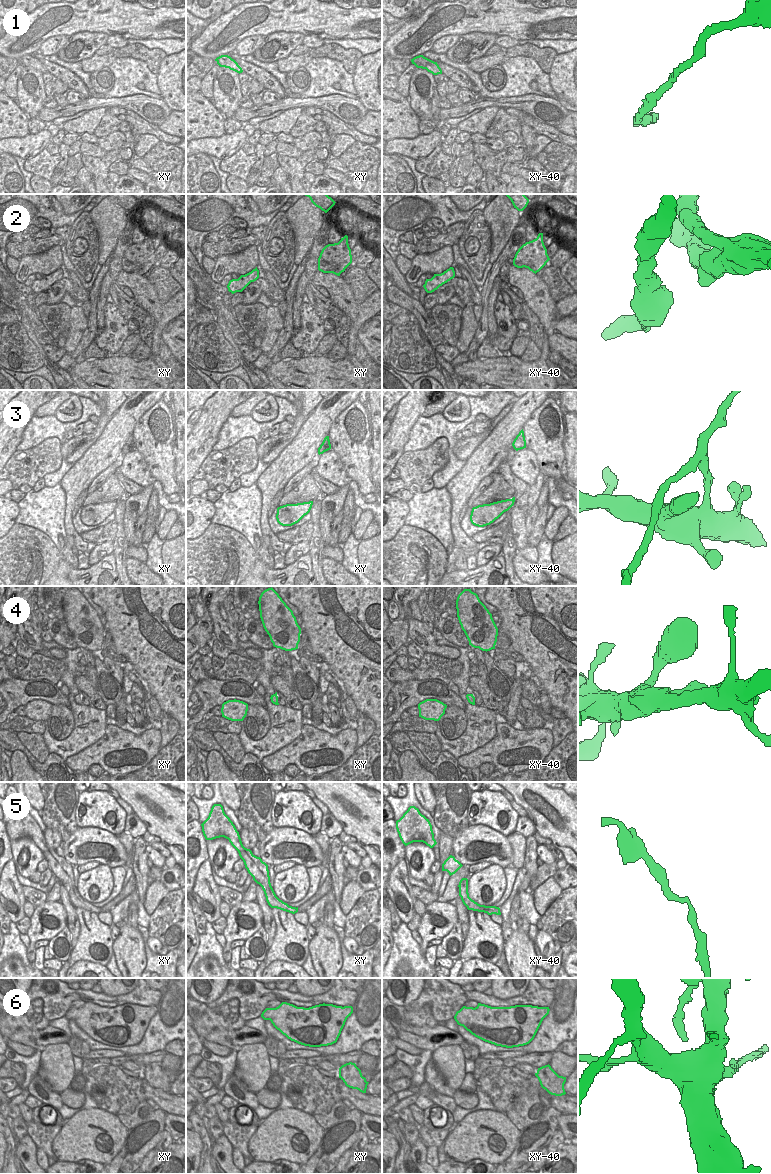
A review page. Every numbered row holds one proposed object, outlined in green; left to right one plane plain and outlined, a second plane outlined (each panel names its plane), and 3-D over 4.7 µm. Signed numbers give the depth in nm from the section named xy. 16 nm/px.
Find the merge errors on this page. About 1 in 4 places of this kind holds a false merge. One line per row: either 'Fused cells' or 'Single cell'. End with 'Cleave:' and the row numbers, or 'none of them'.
1: Single cell
2: Single cell
3: Fused cells
4: Single cell
5: Single cell
6: Fused cells
Cleave: 3, 6

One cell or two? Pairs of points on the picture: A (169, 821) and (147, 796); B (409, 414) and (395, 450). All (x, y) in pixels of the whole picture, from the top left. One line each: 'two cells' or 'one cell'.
A: one cell
B: one cell

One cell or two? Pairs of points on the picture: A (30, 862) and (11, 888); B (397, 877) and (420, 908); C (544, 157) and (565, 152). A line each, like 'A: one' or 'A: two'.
A: two
B: two
C: one

